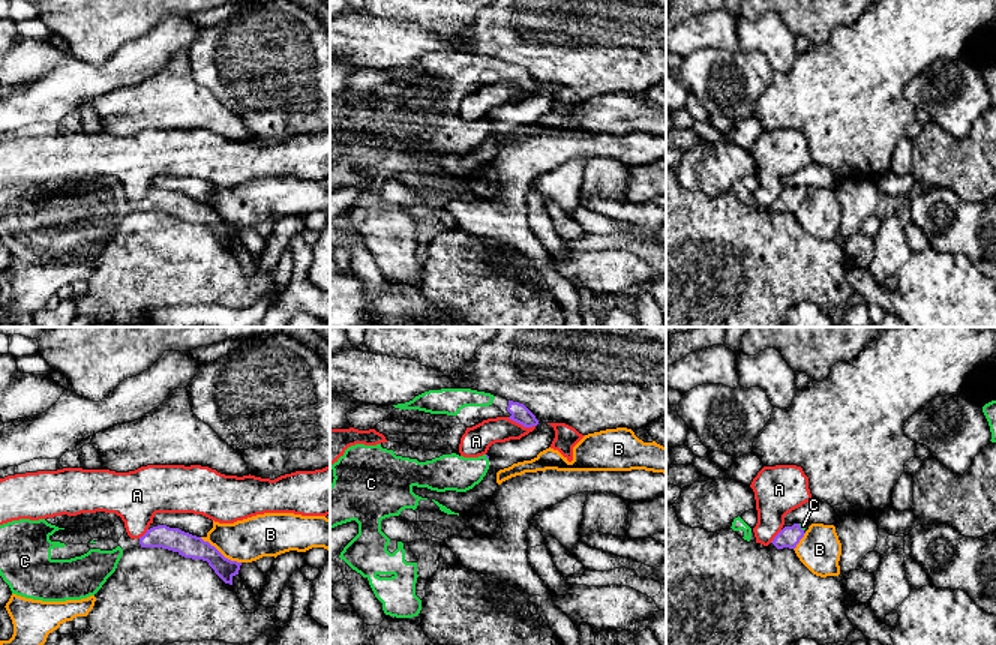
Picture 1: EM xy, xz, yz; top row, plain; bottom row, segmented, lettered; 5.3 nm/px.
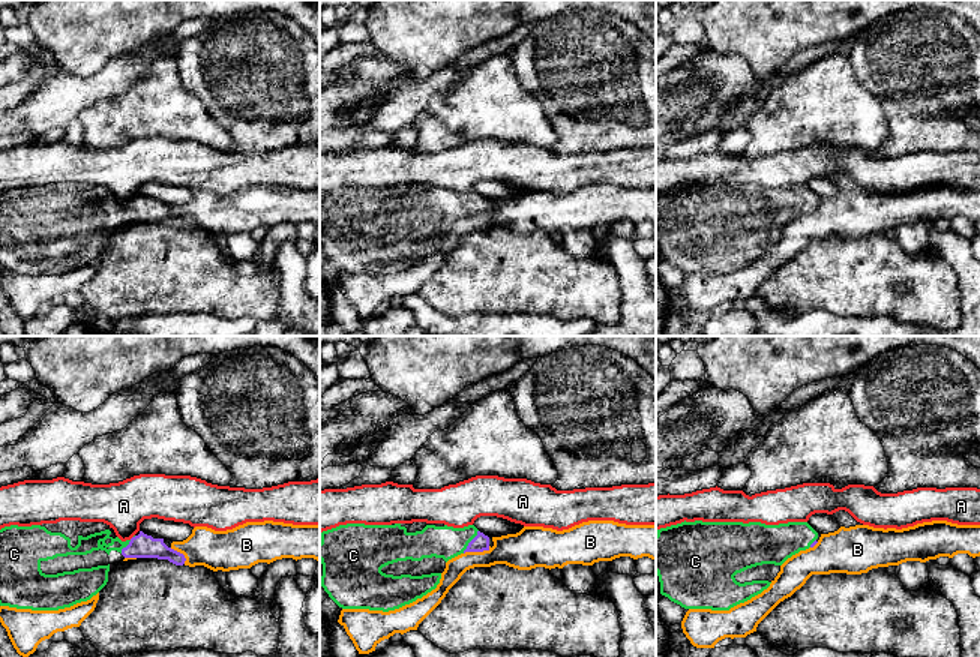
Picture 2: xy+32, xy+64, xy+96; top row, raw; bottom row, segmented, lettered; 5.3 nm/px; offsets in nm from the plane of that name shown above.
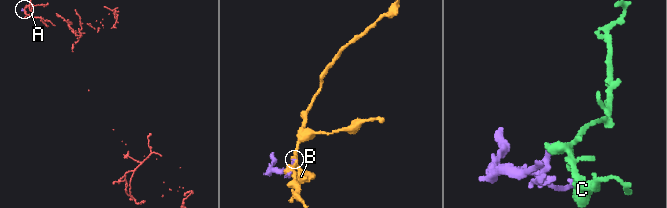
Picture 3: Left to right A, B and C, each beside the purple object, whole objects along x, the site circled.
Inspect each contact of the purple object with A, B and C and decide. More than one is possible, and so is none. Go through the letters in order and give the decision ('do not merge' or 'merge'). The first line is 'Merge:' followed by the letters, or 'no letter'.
Merge: C
A: do not merge
B: do not merge
C: merge

